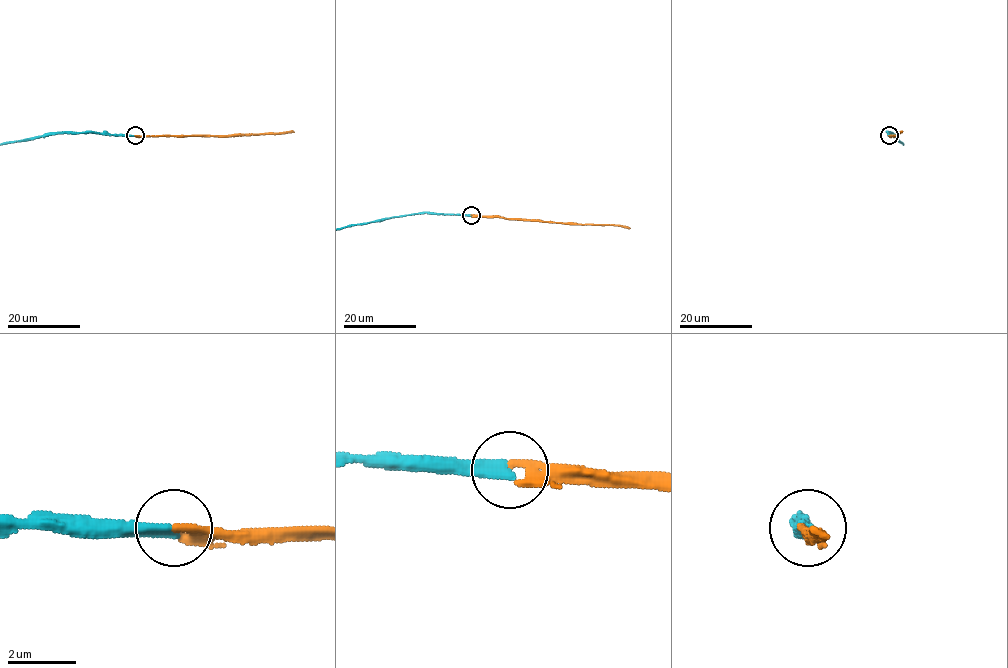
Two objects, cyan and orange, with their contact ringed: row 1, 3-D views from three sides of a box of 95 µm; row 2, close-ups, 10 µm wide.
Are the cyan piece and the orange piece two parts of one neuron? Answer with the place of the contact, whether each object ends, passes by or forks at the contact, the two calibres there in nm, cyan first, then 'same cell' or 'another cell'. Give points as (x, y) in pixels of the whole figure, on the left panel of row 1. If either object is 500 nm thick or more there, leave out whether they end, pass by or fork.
at (135, 135); cyan ends there; orange ends there; 360 nm thick on the cyan side, 280 nm on the other; same cell

